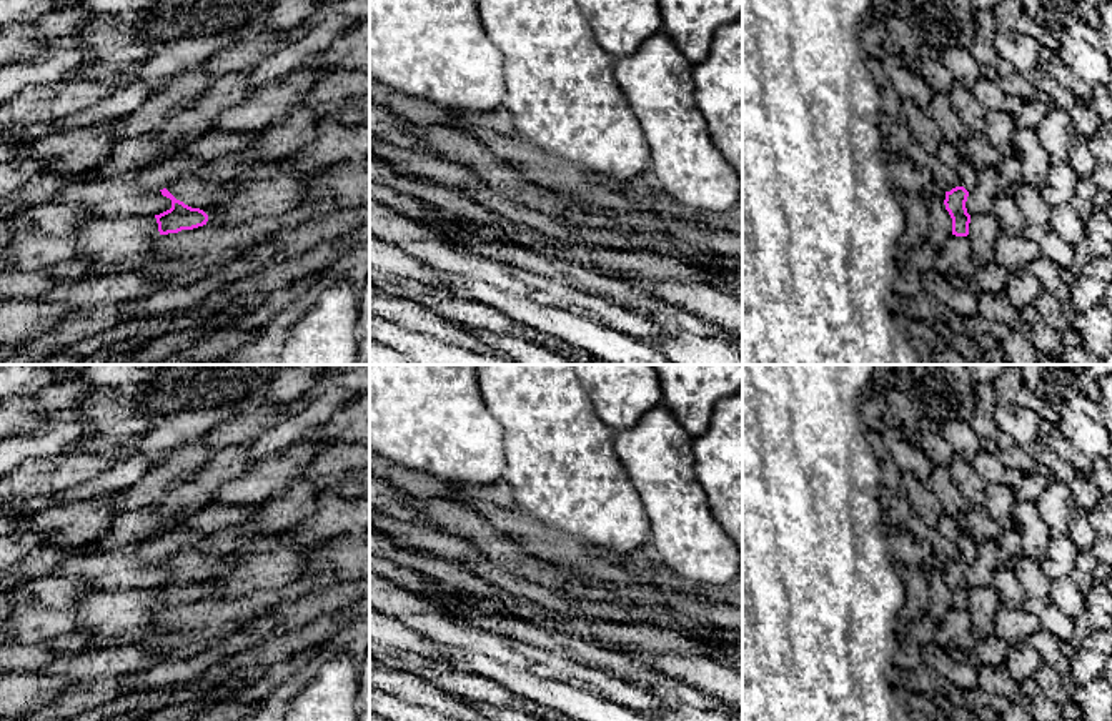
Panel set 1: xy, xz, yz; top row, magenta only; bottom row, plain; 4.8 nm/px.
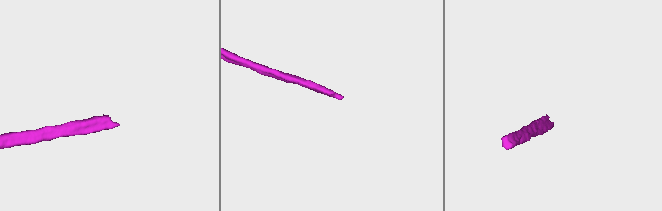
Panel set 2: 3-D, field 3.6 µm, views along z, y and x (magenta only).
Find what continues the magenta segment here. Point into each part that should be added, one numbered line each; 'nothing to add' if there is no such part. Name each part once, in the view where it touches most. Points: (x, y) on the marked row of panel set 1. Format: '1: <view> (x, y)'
1: xy (197, 192)

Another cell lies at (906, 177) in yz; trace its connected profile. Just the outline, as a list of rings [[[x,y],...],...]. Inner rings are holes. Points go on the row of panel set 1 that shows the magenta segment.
[[[886,152],[891,181],[896,191],[909,195],[929,193],[932,186],[931,175],[919,170],[904,153]]]

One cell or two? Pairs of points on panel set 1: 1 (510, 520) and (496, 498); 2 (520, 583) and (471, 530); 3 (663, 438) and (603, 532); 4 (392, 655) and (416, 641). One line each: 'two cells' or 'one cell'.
1: one cell
2: two cells
3: two cells
4: two cells

